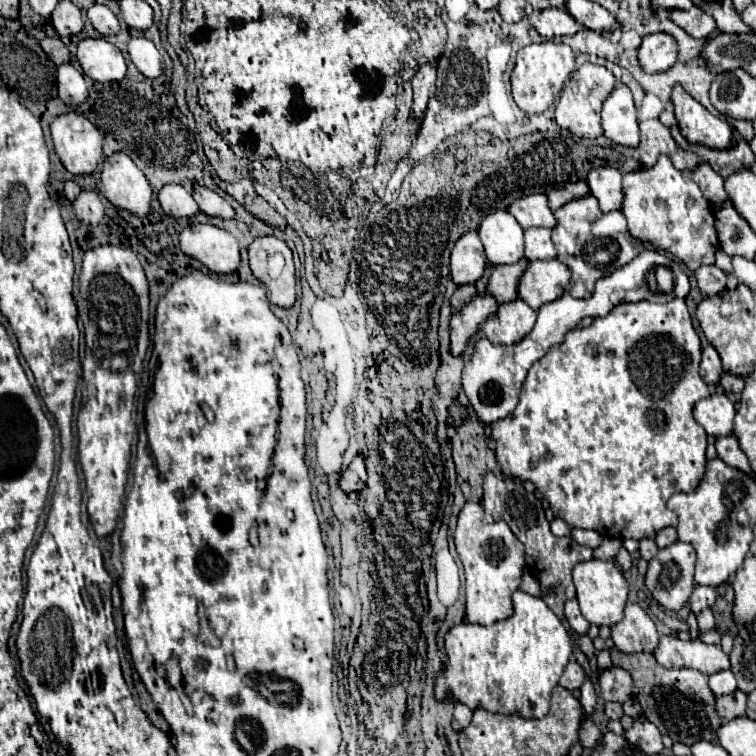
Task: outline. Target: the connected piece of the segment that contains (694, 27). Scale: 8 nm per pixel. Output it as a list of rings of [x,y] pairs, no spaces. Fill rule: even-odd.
[[[693,6],[691,10],[685,10],[685,12],[671,10],[669,16],[677,26],[681,26],[693,38],[709,38],[715,30],[715,20],[697,6]]]

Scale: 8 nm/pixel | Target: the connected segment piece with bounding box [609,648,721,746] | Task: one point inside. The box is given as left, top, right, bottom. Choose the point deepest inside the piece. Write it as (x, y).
(678, 701)

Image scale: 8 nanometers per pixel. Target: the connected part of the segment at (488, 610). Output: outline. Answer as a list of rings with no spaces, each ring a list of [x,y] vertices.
[[[467,502],[459,512],[459,520],[453,532],[453,540],[459,552],[459,558],[465,568],[465,594],[467,594],[467,622],[491,626],[497,620],[505,620],[513,612],[511,594],[519,588],[525,554],[523,544],[507,528],[503,520],[485,522],[483,506],[477,502]]]

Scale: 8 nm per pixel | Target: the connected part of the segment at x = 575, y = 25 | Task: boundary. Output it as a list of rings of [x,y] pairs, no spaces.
[[[547,8],[533,12],[529,16],[529,22],[543,38],[559,38],[583,30],[583,26],[565,8]]]

